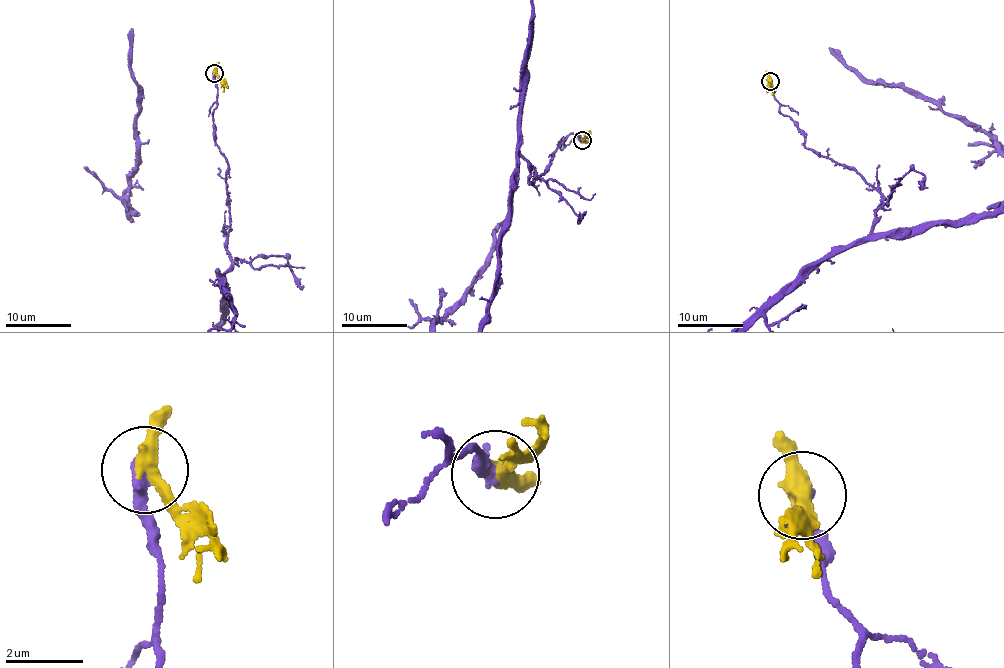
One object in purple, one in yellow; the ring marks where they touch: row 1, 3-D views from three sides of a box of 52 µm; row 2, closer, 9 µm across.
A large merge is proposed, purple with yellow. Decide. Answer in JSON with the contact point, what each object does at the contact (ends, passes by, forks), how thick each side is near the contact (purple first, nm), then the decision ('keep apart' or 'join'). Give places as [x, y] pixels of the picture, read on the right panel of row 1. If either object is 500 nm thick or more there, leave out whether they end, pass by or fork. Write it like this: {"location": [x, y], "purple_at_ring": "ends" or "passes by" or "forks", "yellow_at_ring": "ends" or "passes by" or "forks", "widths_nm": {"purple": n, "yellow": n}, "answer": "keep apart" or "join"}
{"location": [770, 81], "purple_at_ring": "ends", "yellow_at_ring": "passes by", "widths_nm": {"purple": 340, "yellow": 400}, "answer": "join"}

